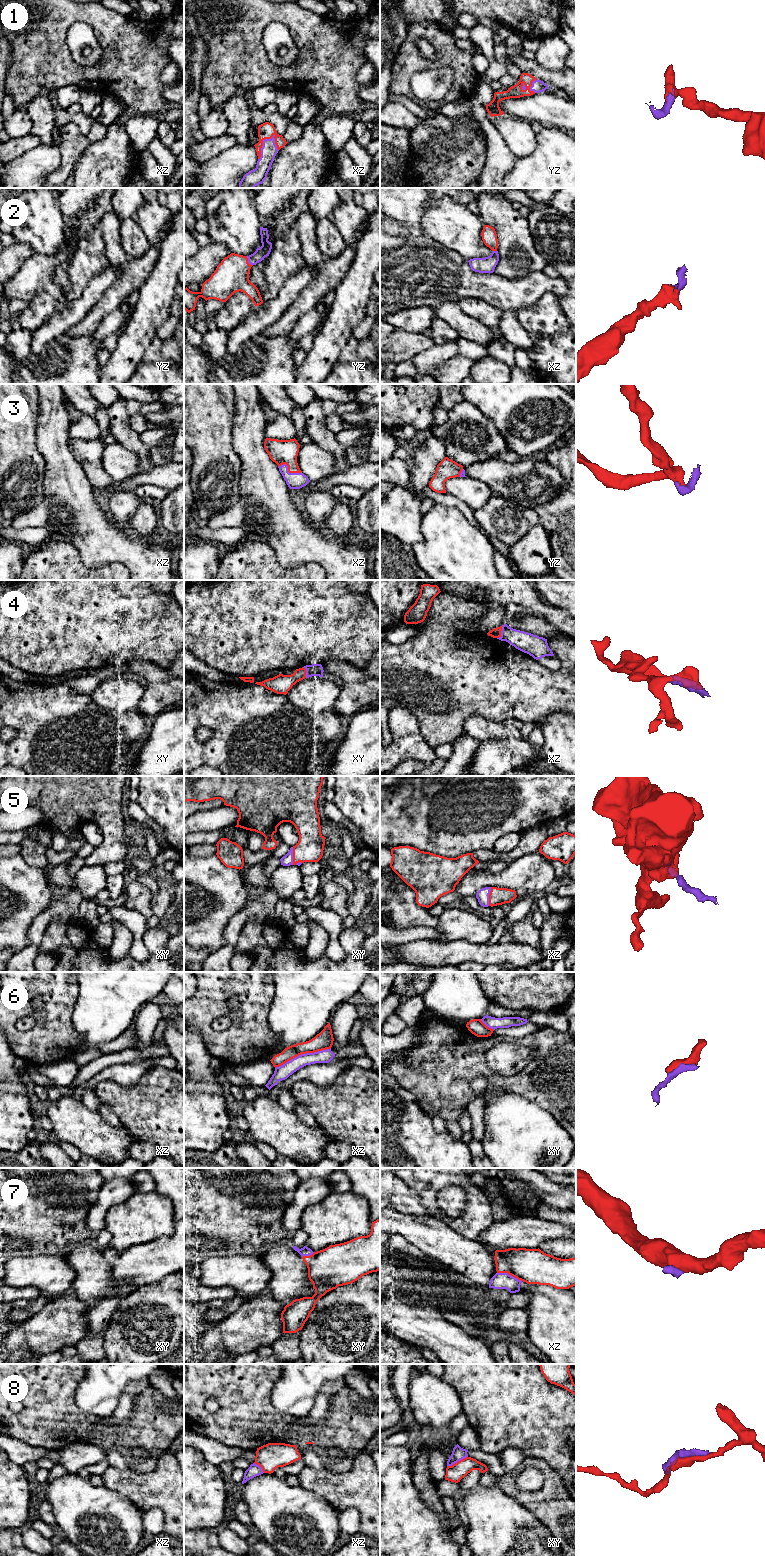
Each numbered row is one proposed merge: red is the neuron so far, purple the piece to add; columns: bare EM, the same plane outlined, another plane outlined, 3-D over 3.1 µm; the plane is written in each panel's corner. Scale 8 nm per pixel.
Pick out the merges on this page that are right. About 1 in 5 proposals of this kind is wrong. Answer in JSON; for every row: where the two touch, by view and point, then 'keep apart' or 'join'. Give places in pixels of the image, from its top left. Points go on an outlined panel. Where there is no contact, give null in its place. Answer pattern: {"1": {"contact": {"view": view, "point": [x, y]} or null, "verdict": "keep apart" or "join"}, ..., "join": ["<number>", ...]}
{"1": {"contact": {"view": "xz", "point": [262, 145]}, "verdict": "join"}, "2": {"contact": {"view": "yz", "point": [247, 261]}, "verdict": "join"}, "3": {"contact": {"view": "xz", "point": [288, 471]}, "verdict": "join"}, "4": {"contact": {"view": "xz", "point": [500, 632]}, "verdict": "join"}, "5": {"contact": {"view": "xz", "point": [489, 896]}, "verdict": "join"}, "6": {"contact": {"view": "xz", "point": [302, 1053]}, "verdict": "keep apart"}, "7": {"contact": {"view": "xz", "point": [509, 1274]}, "verdict": "join"}, "8": {"contact": {"view": "xy", "point": [458, 1461]}, "verdict": "keep apart"}, "join": ["1", "2", "3", "4", "5", "7"]}

